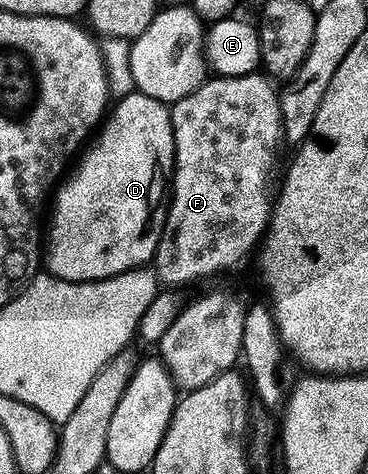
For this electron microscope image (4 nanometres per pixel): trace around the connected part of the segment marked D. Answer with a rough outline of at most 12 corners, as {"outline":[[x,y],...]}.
{"outline":[[119,96],[57,186],[44,269],[143,268],[166,226],[170,109]]}

